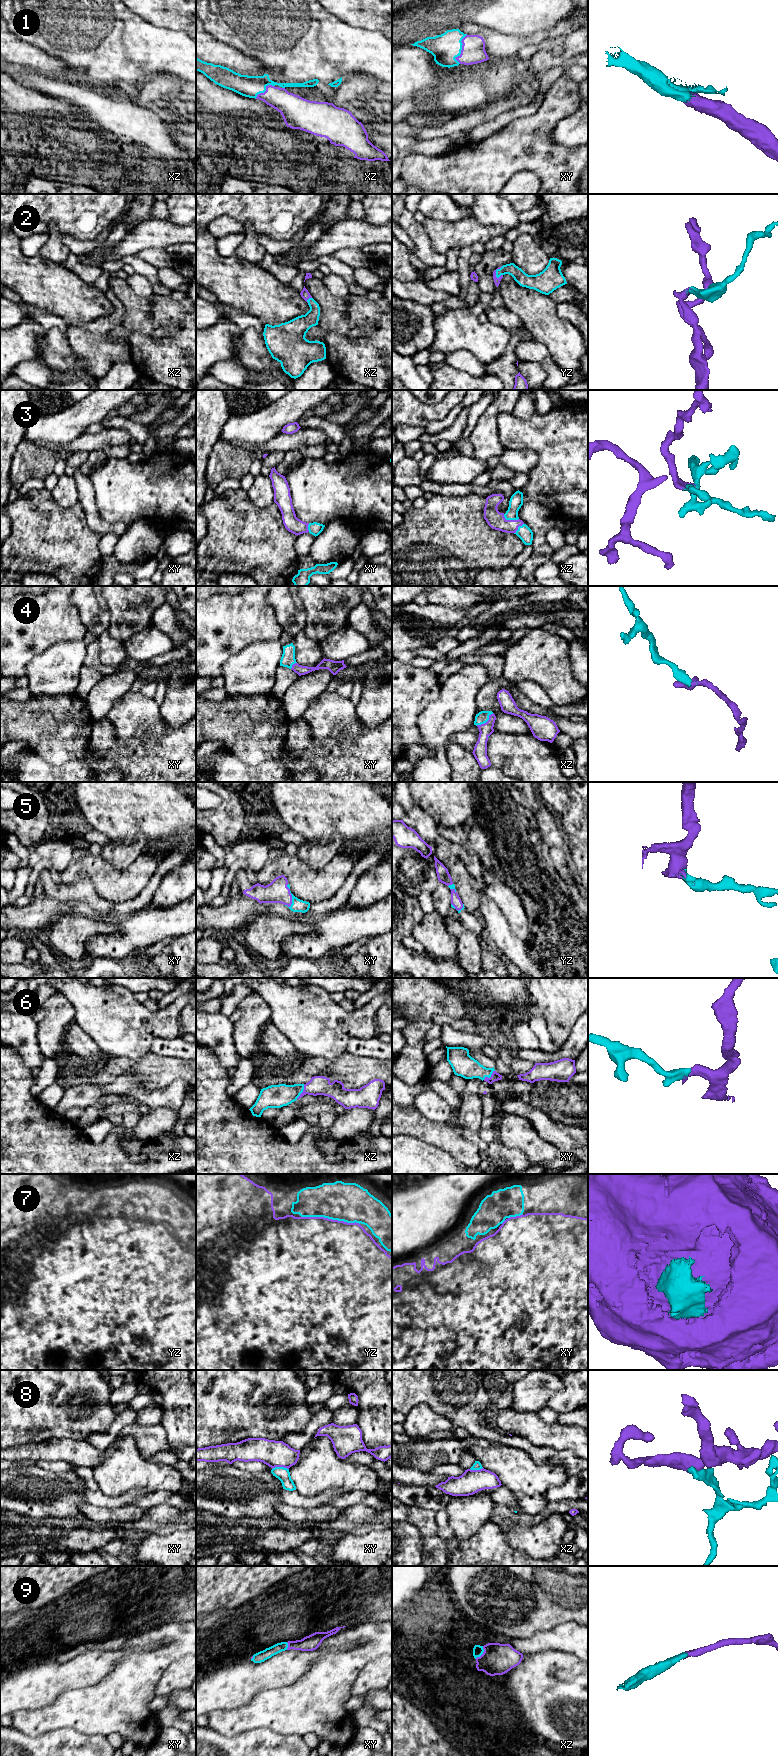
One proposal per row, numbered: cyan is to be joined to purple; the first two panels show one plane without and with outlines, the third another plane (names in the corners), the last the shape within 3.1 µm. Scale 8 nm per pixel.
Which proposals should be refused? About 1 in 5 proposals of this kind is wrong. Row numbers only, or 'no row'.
8

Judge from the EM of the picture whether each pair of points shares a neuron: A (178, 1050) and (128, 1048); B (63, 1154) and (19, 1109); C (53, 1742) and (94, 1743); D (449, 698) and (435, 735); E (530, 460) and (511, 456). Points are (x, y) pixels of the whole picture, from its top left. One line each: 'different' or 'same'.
A: different
B: same
C: same
D: same
E: same

